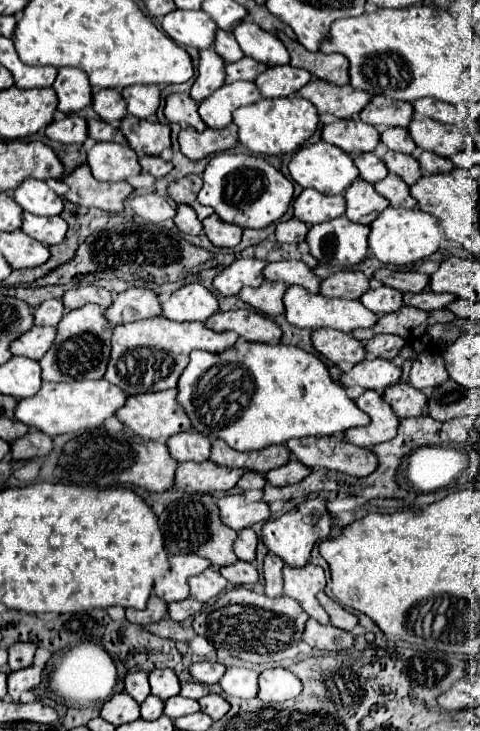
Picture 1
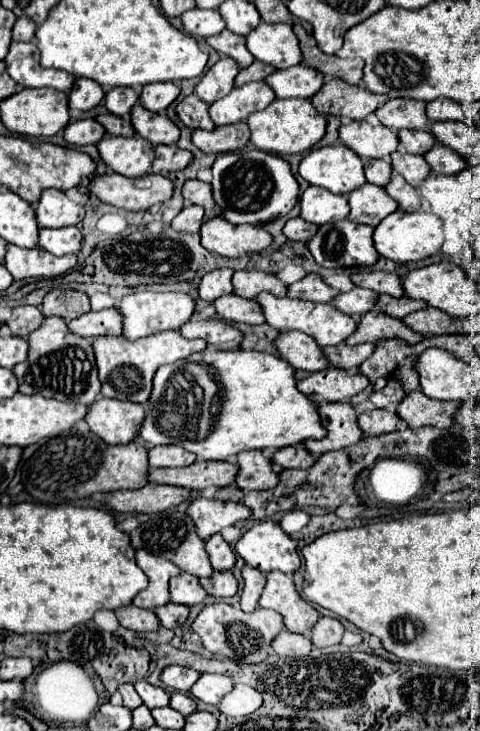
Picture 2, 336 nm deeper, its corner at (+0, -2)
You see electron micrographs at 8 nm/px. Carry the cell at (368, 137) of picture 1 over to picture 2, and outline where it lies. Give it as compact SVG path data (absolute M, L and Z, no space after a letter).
M351 121L349 125L341 125L339 139L361 159L381 159L391 155L399 145L399 139L391 129L383 125L369 125L367 121Z

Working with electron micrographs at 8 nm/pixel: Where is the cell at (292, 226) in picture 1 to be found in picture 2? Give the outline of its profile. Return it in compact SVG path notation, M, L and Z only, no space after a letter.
M297 217L297 219L289 219L289 221L285 223L283 233L285 233L285 237L291 239L291 241L309 241L309 239L317 233L317 229L319 229L317 225L307 223L305 219Z

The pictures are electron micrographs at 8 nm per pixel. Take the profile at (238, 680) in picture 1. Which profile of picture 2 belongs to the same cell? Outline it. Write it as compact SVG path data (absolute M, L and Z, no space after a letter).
M205 673L197 679L197 683L191 687L191 695L205 703L221 703L221 699L233 689L233 679L227 675L213 675Z

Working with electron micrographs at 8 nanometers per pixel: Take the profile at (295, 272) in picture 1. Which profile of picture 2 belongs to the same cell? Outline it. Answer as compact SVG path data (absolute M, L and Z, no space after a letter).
M257 269L235 271L233 285L235 285L235 295L241 295L245 299L255 299L263 291L269 291L277 297L287 295L287 285L275 273L265 273Z

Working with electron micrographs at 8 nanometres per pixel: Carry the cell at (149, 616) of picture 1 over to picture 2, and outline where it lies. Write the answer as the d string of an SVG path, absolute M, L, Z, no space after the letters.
M127 605L115 611L119 623L131 631L155 631L159 627L159 619L151 609L141 609L137 605Z

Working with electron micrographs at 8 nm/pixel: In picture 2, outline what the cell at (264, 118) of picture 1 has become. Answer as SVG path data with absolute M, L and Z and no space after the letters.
M275 99L263 111L249 115L247 125L251 129L251 143L257 149L273 155L289 155L309 151L325 135L327 119L325 115L317 113L309 99Z

